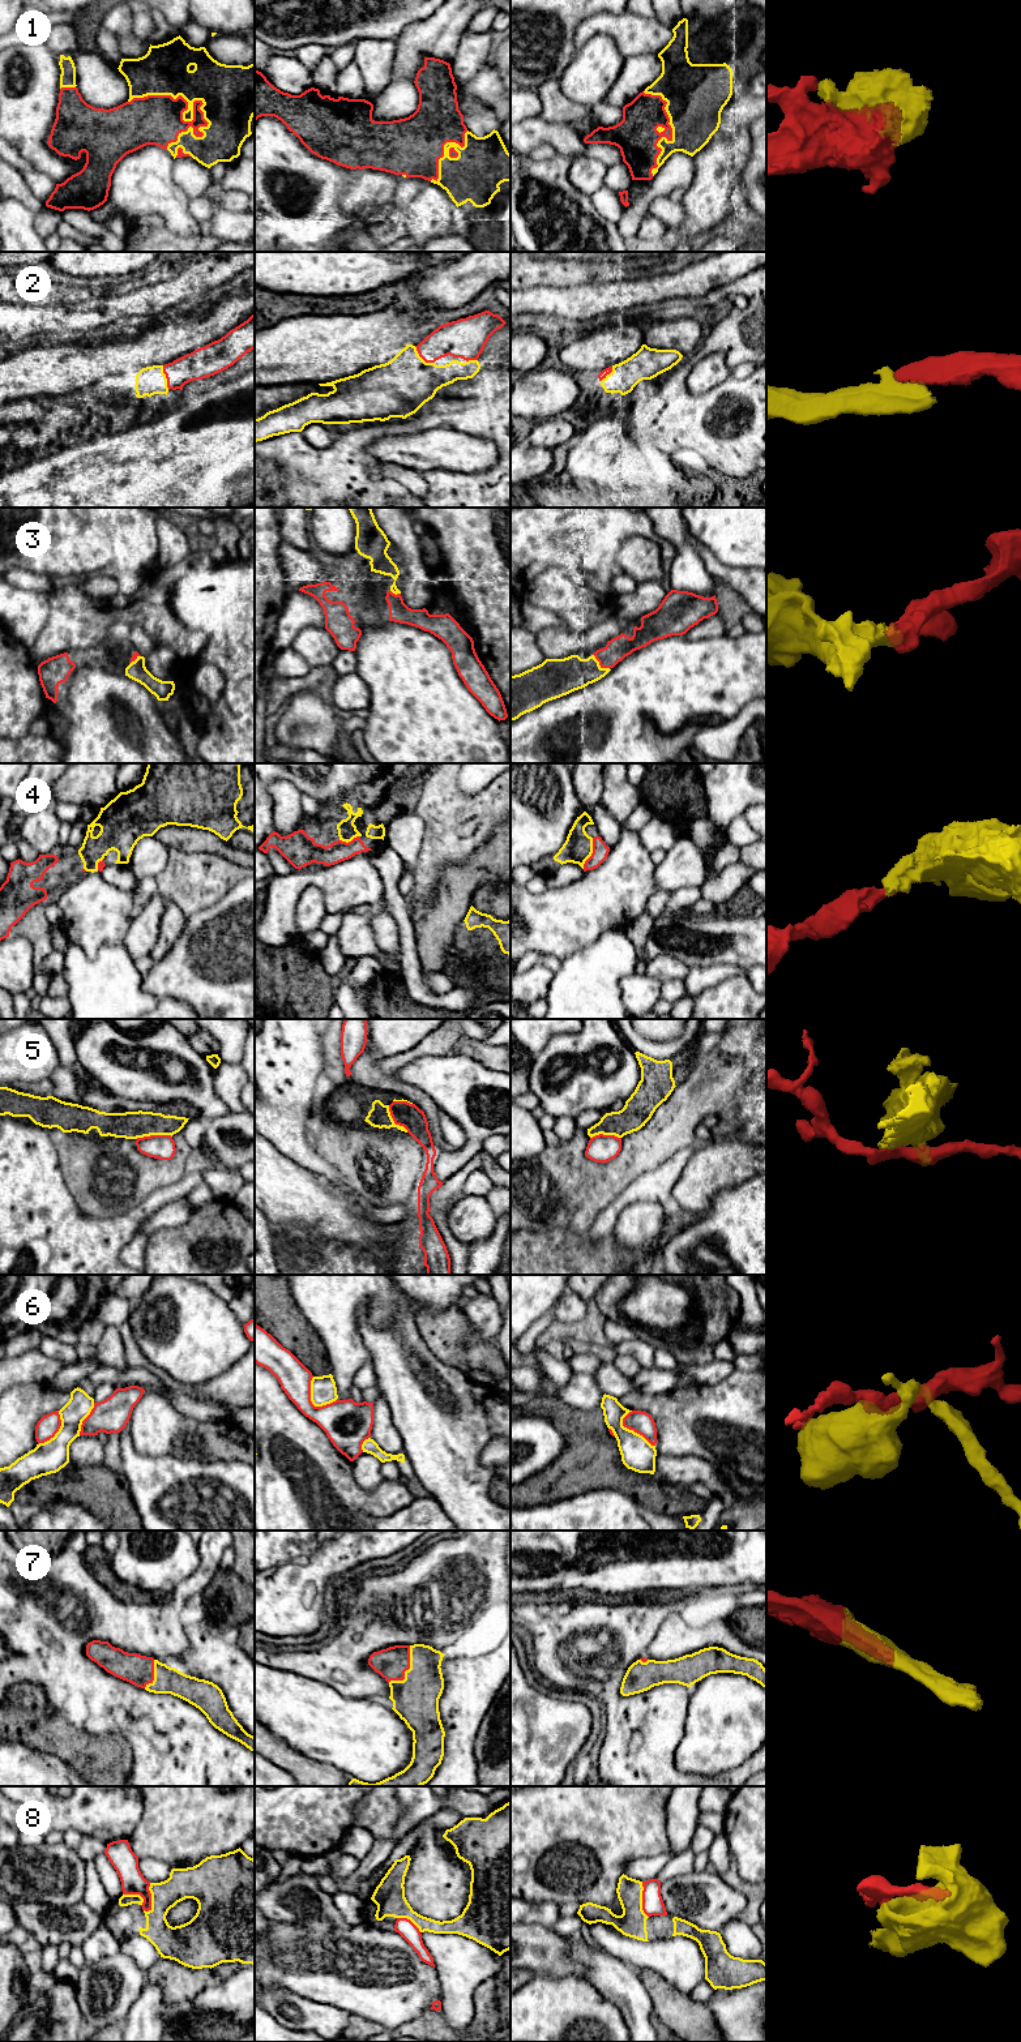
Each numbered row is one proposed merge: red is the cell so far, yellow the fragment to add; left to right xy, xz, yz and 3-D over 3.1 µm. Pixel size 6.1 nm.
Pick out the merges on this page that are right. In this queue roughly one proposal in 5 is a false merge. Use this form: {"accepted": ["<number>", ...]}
{"accepted": ["1", "2", "3", "4", "7"]}

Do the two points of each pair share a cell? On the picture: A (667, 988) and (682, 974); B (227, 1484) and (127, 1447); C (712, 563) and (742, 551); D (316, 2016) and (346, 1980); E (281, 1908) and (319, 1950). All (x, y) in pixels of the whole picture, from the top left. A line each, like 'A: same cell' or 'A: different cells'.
A: different cells
B: same cell
C: different cells
D: different cells
E: different cells

